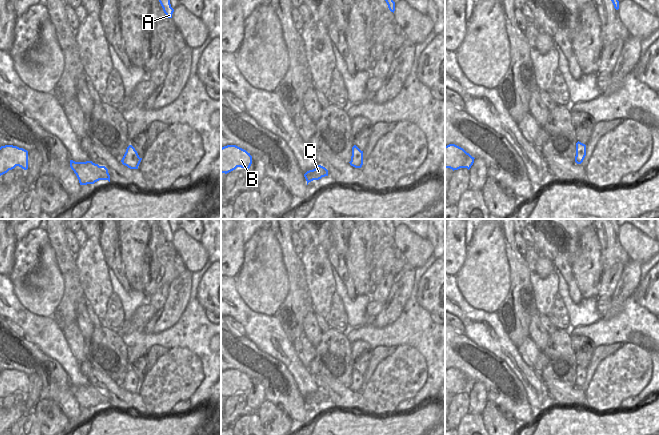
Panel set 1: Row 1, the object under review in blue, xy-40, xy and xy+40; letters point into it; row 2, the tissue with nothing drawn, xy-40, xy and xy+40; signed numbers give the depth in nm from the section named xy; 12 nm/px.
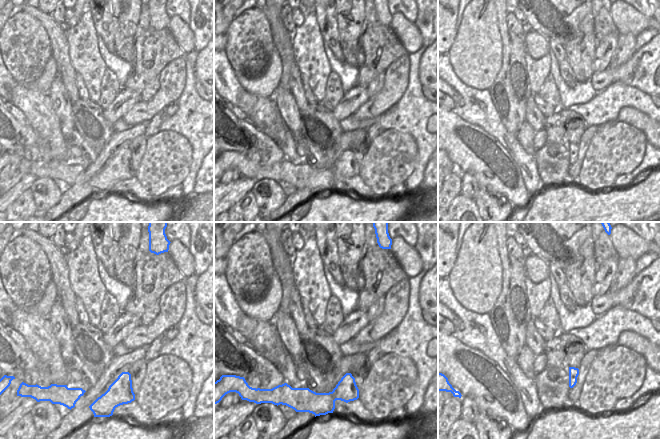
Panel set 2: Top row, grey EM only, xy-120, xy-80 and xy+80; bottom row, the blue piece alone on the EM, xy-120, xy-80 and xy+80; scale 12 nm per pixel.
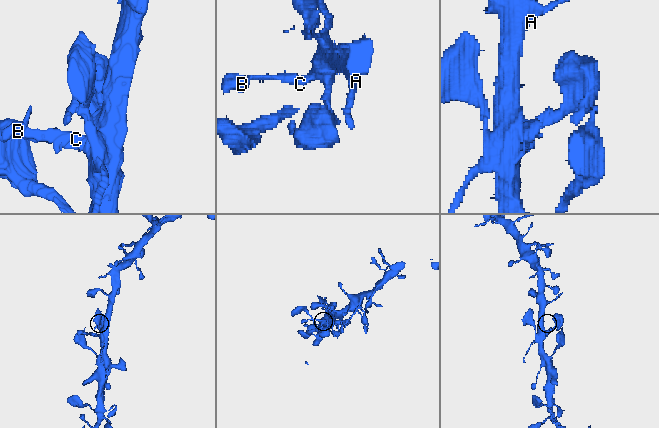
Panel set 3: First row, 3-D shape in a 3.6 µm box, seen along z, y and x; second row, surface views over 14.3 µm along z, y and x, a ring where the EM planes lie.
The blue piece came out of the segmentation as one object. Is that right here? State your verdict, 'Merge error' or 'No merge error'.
No merge error.

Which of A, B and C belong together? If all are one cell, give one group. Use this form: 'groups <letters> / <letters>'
groups A B C

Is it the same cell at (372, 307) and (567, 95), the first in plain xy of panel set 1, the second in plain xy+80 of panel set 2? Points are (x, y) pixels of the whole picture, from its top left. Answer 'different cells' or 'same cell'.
different cells

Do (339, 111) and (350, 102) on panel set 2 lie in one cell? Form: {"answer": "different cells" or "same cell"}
{"answer": "same cell"}

